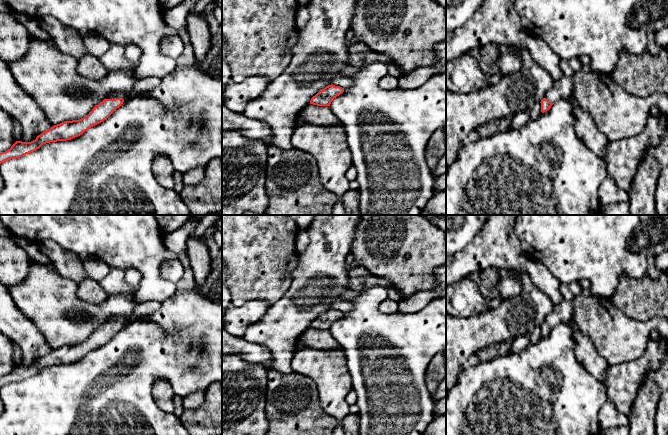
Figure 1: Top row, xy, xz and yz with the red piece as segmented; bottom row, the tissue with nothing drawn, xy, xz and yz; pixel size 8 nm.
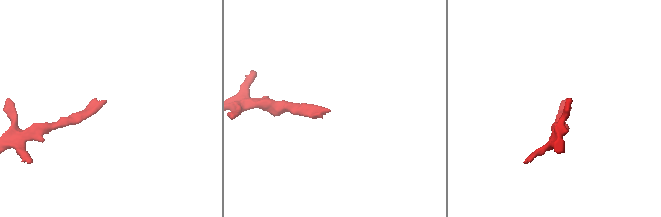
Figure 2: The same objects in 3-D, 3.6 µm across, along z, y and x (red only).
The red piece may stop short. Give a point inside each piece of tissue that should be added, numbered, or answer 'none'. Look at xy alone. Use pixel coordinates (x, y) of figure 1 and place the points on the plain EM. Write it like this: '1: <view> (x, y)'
1: xy (113, 319)

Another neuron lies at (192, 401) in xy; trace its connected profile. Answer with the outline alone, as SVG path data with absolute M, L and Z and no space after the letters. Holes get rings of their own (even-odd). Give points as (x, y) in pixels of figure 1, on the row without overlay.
M199 390L183 398L183 408L196 409L199 406L201 406L204 400L205 400L205 390Z

